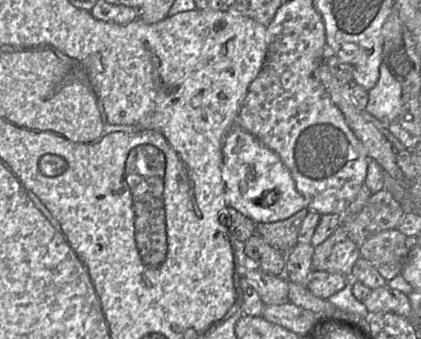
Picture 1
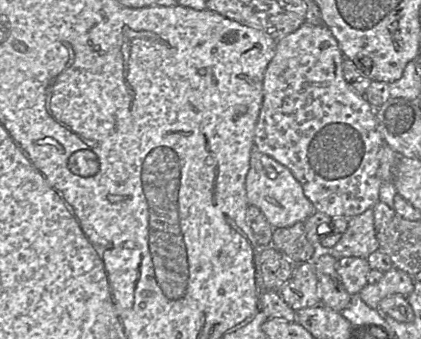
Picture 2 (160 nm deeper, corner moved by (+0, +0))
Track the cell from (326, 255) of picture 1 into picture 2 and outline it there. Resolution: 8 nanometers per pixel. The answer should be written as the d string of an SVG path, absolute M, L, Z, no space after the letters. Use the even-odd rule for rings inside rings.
M368 209L357 216L349 218L347 229L342 234L340 240L330 250L323 252L328 252L332 257L334 257L337 260L342 259L344 257L360 257L366 259L372 252L378 249L379 249L379 242L377 240L374 227L373 209Z

